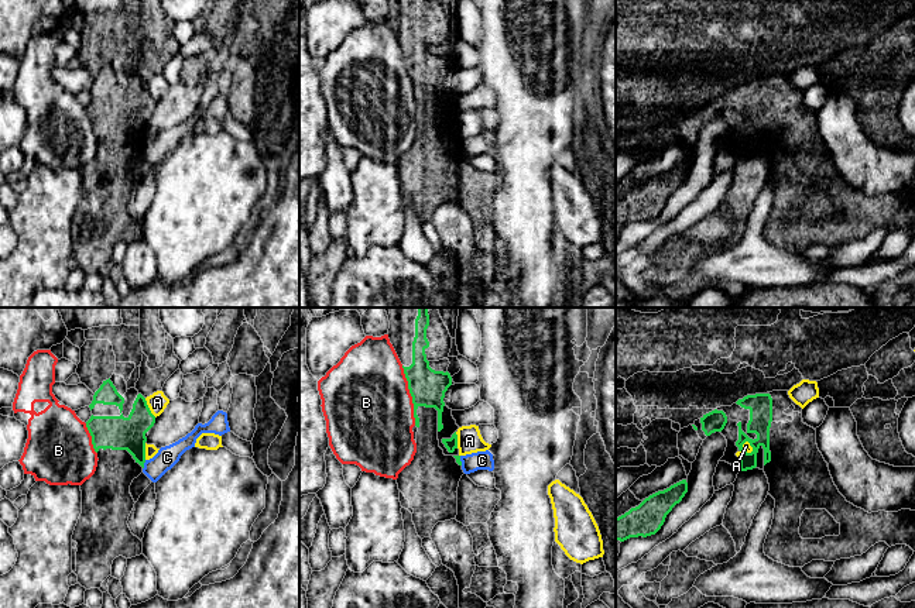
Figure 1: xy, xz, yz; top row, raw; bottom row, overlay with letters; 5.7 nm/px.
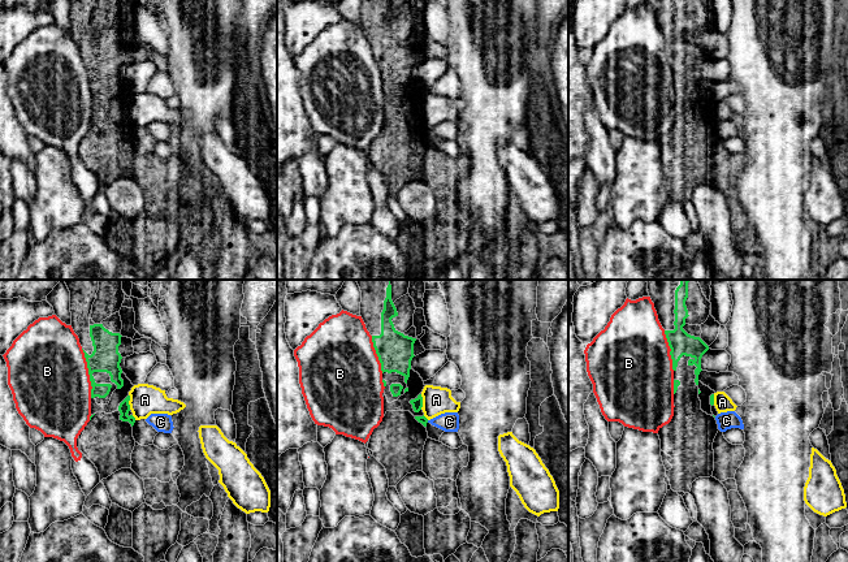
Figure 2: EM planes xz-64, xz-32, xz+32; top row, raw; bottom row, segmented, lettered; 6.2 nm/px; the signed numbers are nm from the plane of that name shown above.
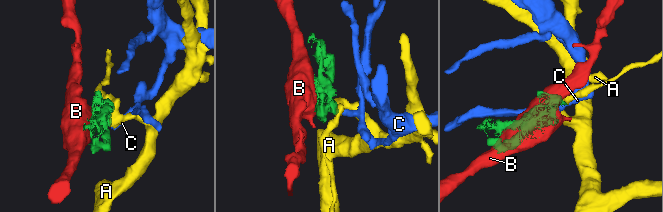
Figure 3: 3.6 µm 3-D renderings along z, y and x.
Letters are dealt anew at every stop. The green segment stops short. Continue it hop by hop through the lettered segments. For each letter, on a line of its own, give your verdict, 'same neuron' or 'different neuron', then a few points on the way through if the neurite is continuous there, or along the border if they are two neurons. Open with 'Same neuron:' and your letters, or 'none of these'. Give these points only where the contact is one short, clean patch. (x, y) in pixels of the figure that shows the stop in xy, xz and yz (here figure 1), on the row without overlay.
Same neuron: none of these
A: different neuron | along xy (144, 82), (148, 93), (156, 100)
B: different neuron
C: different neuron | along xy (146, 144), (143, 153)

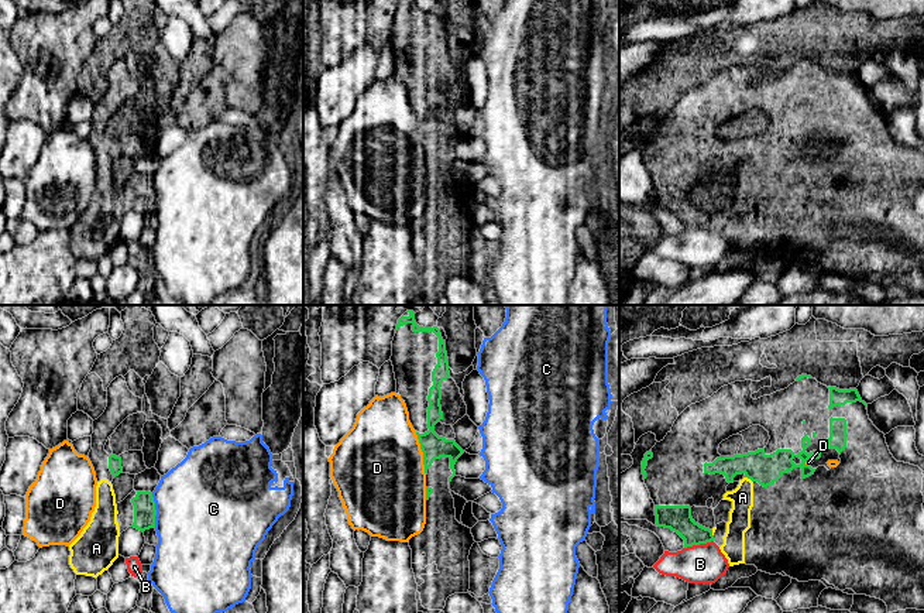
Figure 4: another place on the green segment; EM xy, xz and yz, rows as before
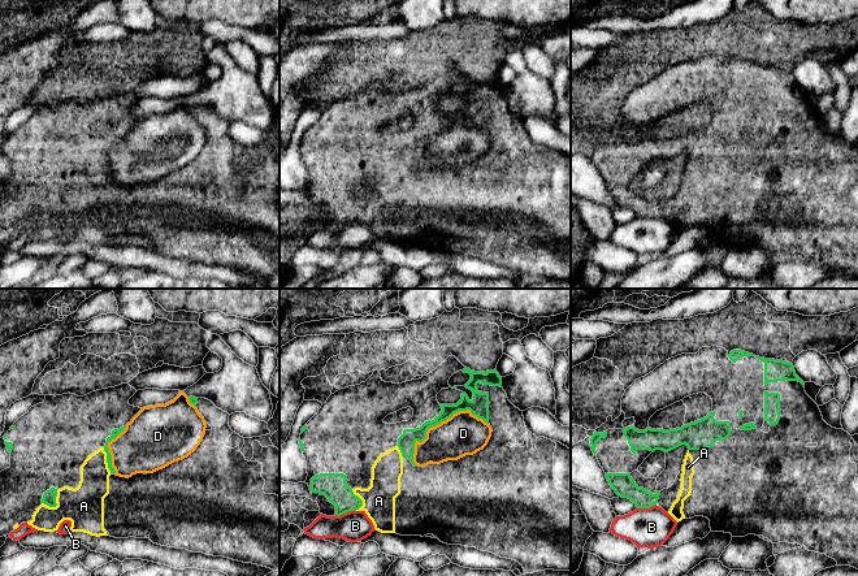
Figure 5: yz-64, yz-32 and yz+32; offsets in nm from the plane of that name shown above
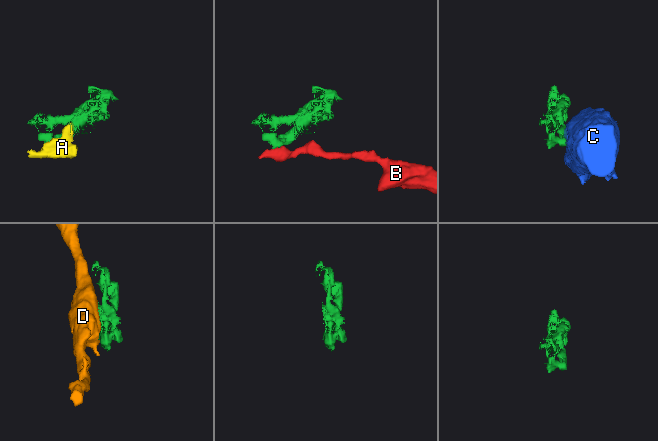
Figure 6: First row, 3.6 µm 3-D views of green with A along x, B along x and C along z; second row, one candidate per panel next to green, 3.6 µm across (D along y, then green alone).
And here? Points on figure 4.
Same neuron: A
A: same neuron
B: different neuron | along yz (713, 223), (684, 232)
C: different neuron
D: different neuron

